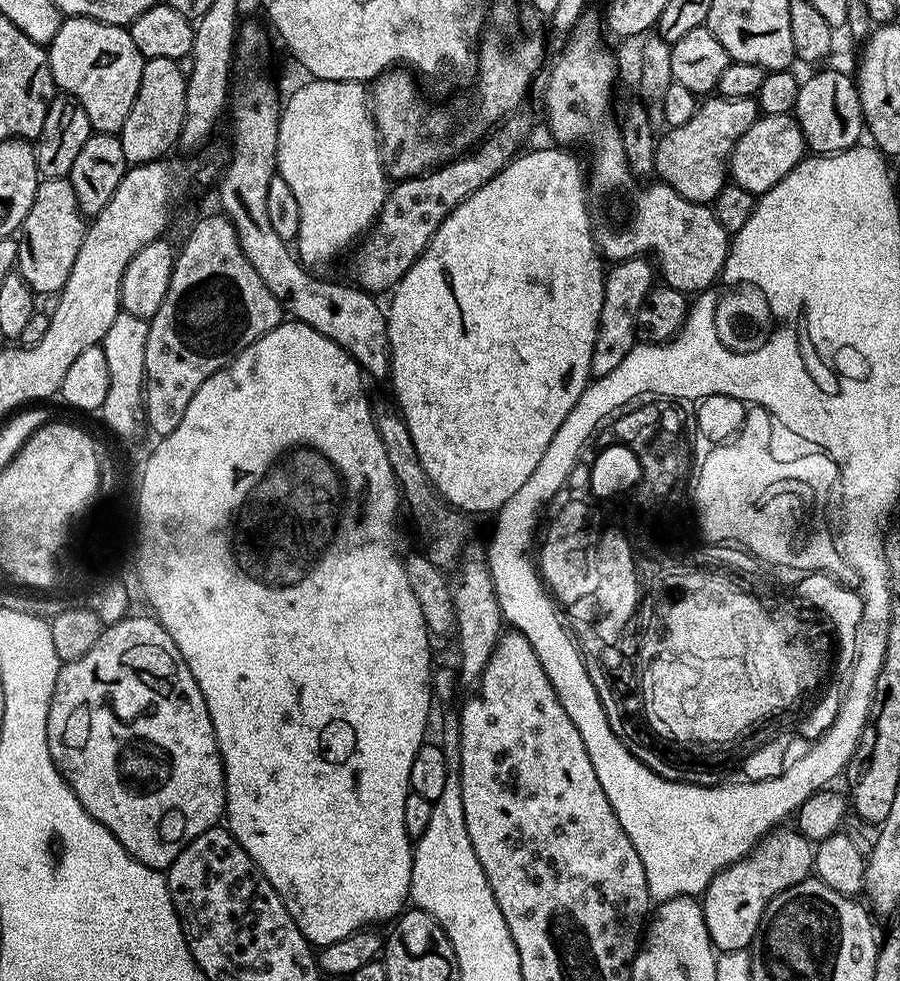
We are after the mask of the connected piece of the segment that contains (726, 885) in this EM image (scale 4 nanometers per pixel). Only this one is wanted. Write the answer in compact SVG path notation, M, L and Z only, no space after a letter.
M780 826L761 838L760 843L743 856L729 864L718 877L720 884L720 908L724 911L724 920L741 928L747 934L755 933L760 926L760 915L764 908L782 890L798 882L809 879L813 871L813 845L799 831L787 832L787 827Z

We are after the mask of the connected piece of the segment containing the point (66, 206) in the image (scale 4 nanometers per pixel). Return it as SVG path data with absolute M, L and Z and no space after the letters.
M41 179L37 186L37 196L25 218L22 237L28 248L18 252L18 272L32 287L33 293L41 297L59 294L74 270L74 262L84 241L86 220L78 206L71 179Z

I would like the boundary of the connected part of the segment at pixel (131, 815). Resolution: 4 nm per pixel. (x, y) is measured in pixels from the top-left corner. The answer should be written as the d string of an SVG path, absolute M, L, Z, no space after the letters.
M129 614L124 619L119 620L116 624L107 625L101 631L98 642L94 642L94 646L82 658L67 661L61 667L58 674L58 682L56 689L52 695L50 702L50 714L48 715L48 741L50 742L50 754L54 758L54 762L58 766L58 770L64 775L65 782L74 790L74 794L78 798L78 802L82 802L84 809L90 813L98 822L102 822L102 826L106 826L110 830L110 834L114 834L114 838L118 838L118 842L122 842L122 846L128 853L138 862L142 862L151 868L167 870L172 867L172 863L176 860L176 856L184 845L188 844L194 838L198 838L198 834L202 834L206 830L217 827L221 823L222 817L226 812L224 803L224 763L220 761L220 754L216 747L216 735L214 734L214 726L210 722L210 714L206 710L206 702L202 698L202 690L198 690L198 682L194 682L194 674L190 674L190 666L186 666L186 662L182 658L182 654L178 650L178 646L174 646L174 642L170 638L170 634L160 625L159 619L148 616L135 616Z

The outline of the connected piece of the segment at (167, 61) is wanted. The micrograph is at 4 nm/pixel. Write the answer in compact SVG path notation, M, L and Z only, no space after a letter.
M170 58L145 59L142 82L130 110L130 118L118 133L122 154L129 165L149 164L151 160L167 157L172 147L177 147L180 133L184 131L186 110L186 77L179 72L177 61Z

